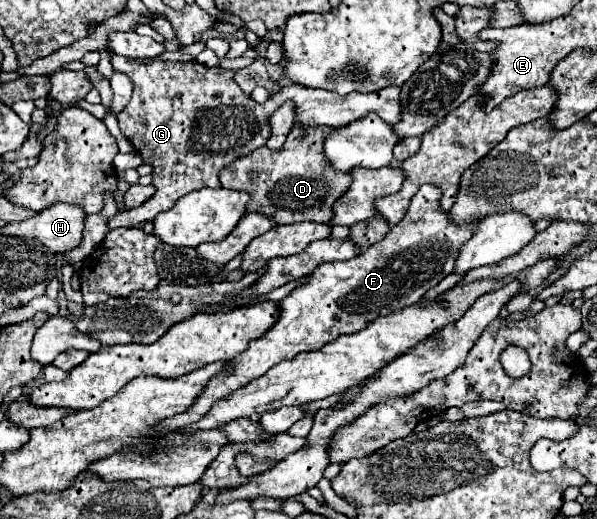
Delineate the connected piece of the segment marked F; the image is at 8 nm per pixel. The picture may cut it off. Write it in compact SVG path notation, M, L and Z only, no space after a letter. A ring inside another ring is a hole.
M422 185L414 195L406 217L394 225L382 241L370 245L354 259L318 265L308 277L306 285L294 289L280 301L280 319L266 335L250 341L248 349L234 359L232 373L222 371L220 375L212 377L208 381L210 385L204 387L190 409L178 417L162 421L160 429L168 431L200 421L218 399L264 375L276 363L294 359L304 351L320 349L338 335L356 333L382 315L390 315L418 303L426 291L436 287L454 271L458 245L464 245L472 237L474 225L478 223L470 221L470 225L454 225L448 211L442 211L440 199L442 189L436 185Z

